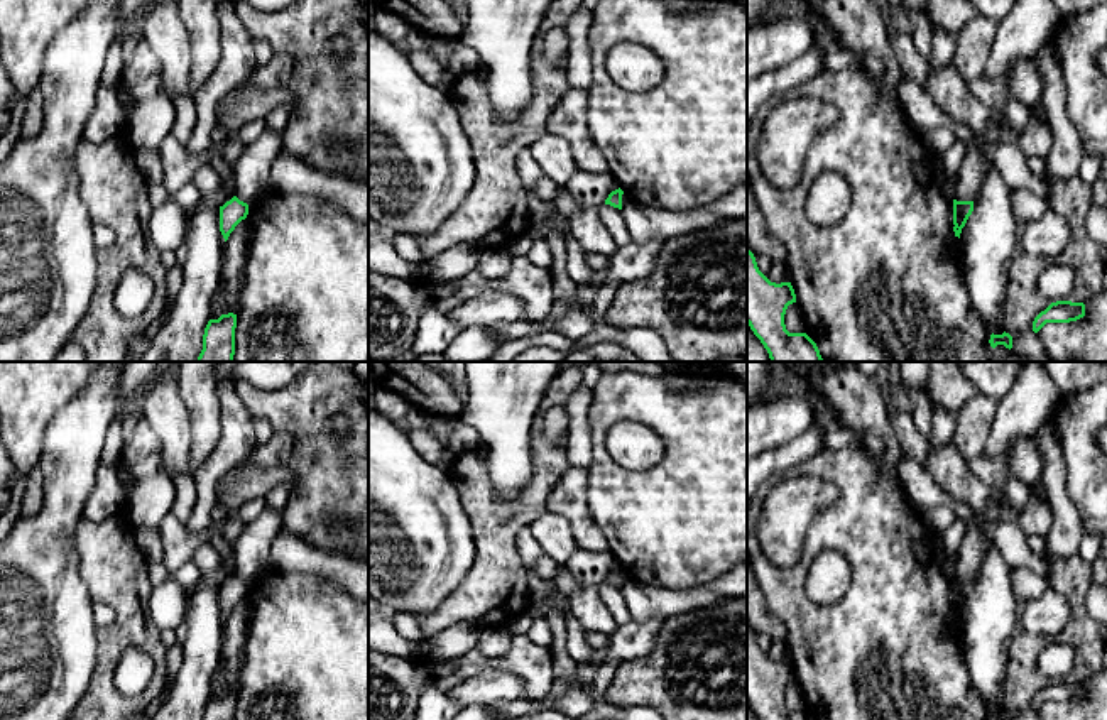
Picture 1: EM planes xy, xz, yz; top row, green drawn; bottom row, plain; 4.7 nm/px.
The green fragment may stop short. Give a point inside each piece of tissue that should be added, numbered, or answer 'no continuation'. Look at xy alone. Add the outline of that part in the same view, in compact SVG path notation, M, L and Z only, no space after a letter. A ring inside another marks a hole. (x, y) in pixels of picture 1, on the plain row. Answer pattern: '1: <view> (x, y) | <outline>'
no continuation

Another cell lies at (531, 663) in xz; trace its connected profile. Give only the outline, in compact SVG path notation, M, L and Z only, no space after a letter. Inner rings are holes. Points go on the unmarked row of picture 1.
M514 635L507 652L488 657L477 647L466 654L434 664L402 659L368 647L368 720L414 720L424 686L439 691L483 671L507 671L524 681L526 700L544 698L554 683L551 649Z

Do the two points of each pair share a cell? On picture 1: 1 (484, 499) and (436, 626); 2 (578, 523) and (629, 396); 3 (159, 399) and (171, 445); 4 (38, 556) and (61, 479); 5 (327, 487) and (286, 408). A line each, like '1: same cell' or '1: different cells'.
1: same cell
2: different cells
3: same cell
4: same cell
5: same cell

